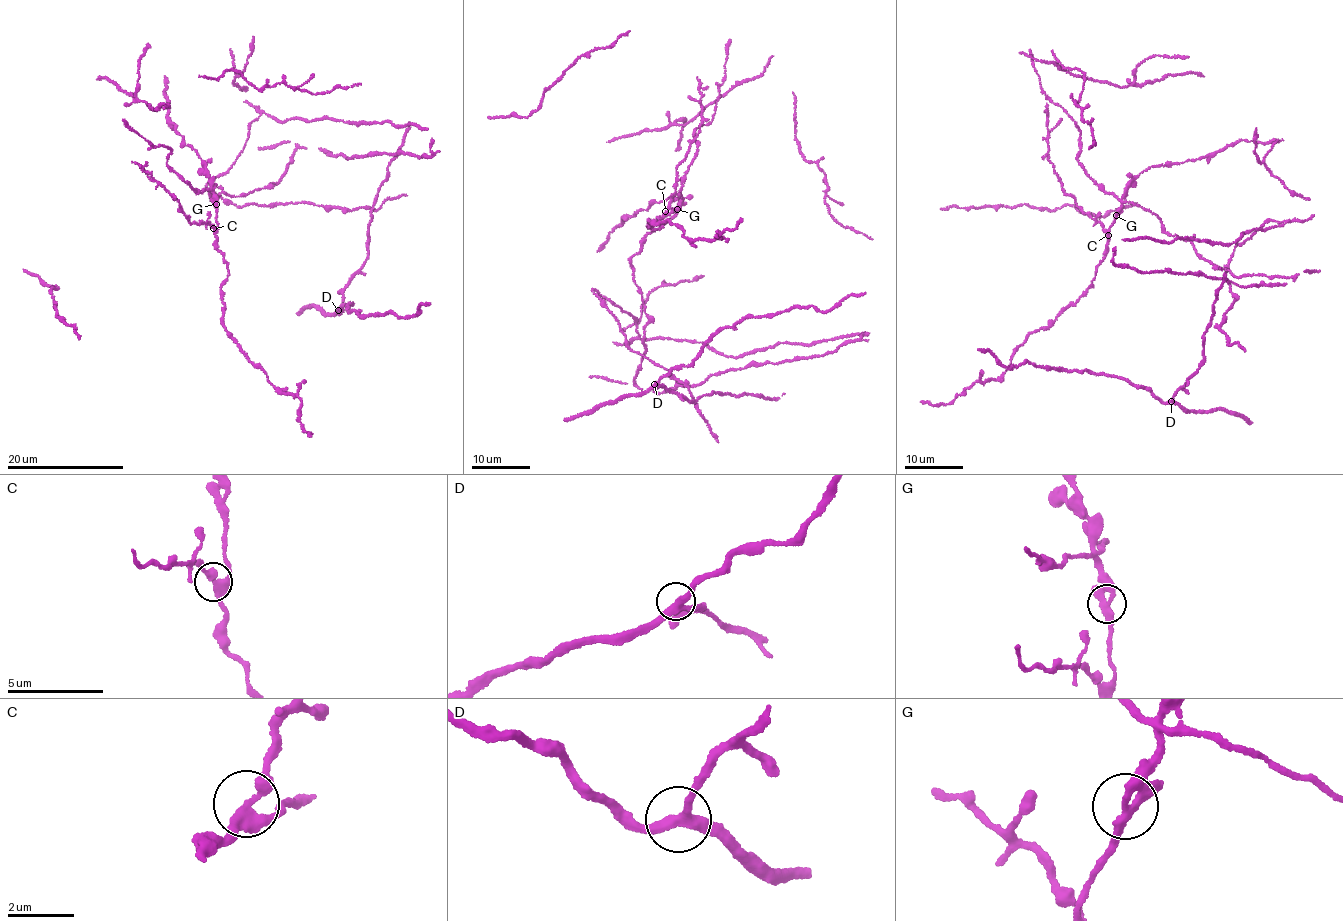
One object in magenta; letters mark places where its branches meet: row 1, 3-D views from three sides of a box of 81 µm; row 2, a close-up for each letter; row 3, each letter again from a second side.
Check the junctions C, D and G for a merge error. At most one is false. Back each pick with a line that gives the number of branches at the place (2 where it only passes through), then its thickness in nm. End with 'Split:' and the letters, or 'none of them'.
C: Branches: 3. Thickness 300 nm
Split: C

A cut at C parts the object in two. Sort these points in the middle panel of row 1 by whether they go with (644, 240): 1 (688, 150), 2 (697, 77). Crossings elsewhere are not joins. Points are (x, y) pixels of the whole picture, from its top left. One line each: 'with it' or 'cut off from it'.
1: cut off from it
2: cut off from it

